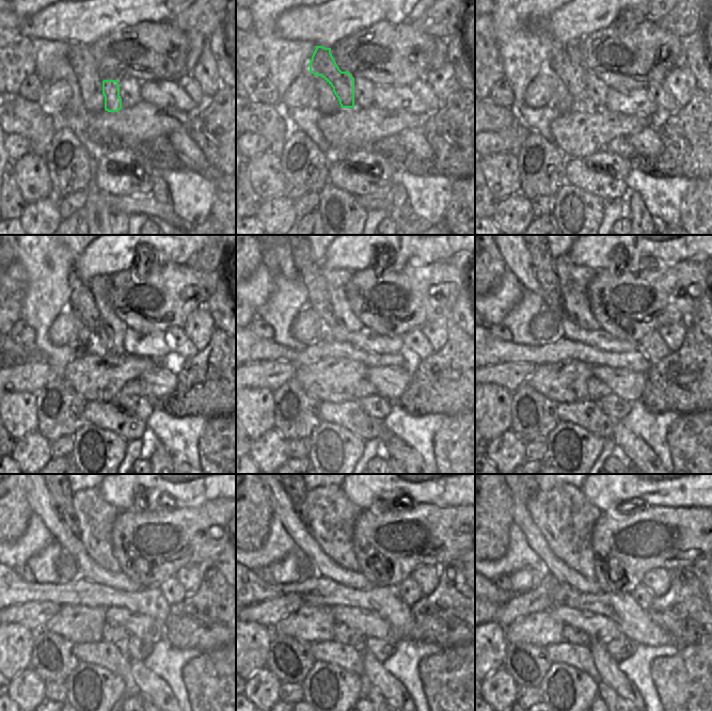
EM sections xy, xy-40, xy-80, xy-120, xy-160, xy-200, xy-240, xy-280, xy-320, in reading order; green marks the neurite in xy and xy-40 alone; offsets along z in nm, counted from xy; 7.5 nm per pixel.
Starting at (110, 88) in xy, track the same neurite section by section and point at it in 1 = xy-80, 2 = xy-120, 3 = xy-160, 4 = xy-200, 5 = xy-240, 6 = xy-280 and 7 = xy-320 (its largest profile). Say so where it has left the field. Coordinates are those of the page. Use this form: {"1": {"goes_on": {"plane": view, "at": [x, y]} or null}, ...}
{"1": {"goes_on": {"plane": "xy-80", "at": [559, 64]}}, "2": {"goes_on": {"plane": "xy-120", "at": [81, 301]}}, "3": {"goes_on": {"plane": "xy-160", "at": [309, 269]}}, "4": {"goes_on": {"plane": "xy-200", "at": [541, 261]}}, "5": {"goes_on": {"plane": "xy-240", "at": [62, 495]}}, "6": {"goes_on": {"plane": "xy-280", "at": [297, 495]}}, "7": {"goes_on": {"plane": "xy-320", "at": [528, 495]}}}

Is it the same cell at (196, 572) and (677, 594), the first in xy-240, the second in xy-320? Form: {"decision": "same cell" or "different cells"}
{"decision": "different cells"}

